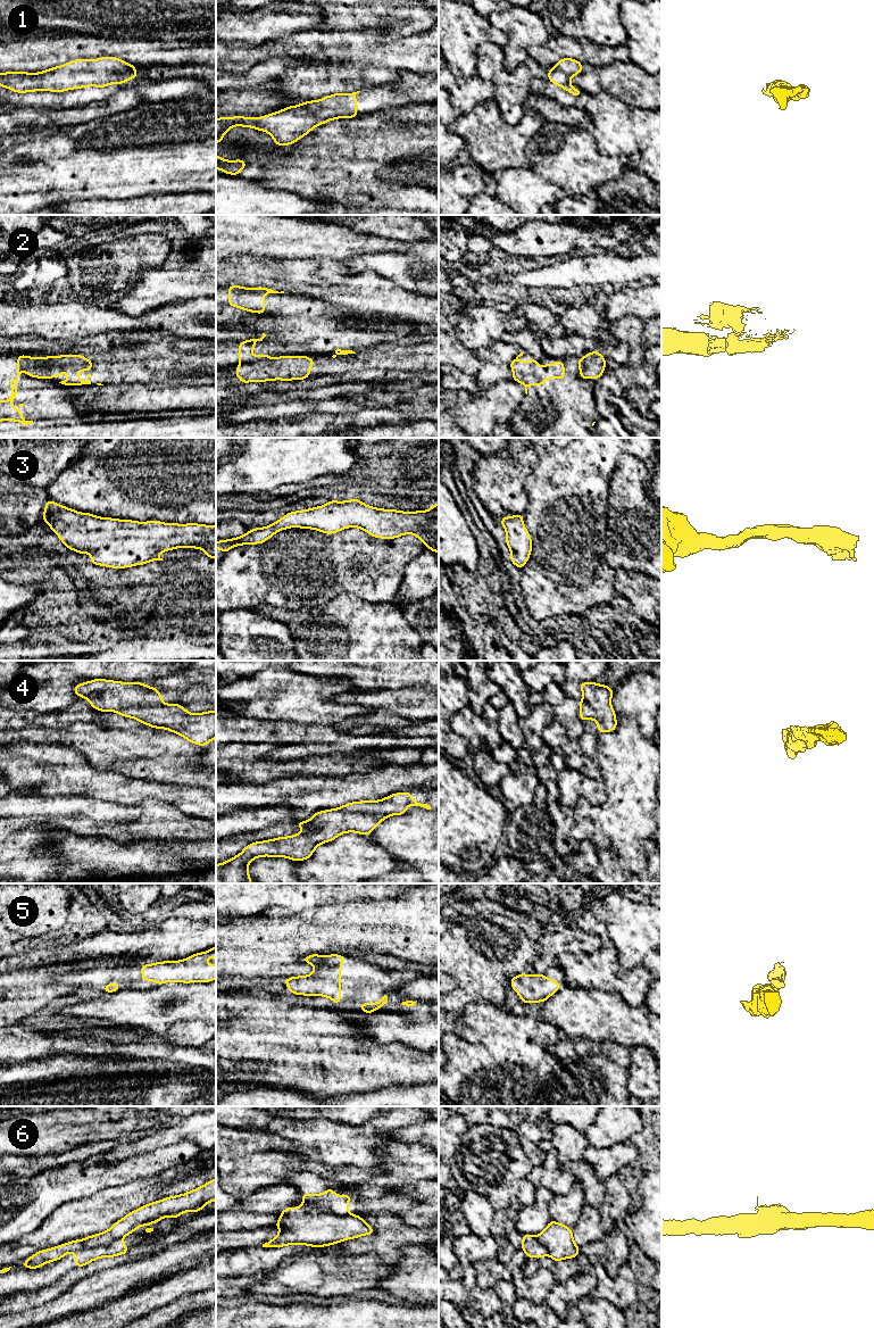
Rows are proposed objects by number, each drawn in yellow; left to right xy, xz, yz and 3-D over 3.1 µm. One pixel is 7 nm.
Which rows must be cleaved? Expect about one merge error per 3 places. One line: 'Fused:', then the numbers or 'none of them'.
Fused: 2

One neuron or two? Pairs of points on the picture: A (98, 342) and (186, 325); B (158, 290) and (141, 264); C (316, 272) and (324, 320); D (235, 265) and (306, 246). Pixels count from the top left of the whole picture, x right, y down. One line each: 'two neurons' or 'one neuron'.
A: two neurons
B: two neurons
C: two neurons
D: two neurons

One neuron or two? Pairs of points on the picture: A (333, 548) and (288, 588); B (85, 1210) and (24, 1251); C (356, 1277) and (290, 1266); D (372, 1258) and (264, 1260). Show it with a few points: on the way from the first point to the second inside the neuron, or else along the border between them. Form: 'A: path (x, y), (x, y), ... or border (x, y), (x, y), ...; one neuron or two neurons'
A: path (333, 564), (311, 587), (304, 587); one neuron
B: path (71, 1221), (39, 1242); one neuron
C: path (340, 1277), (306, 1275); one neuron
D: border (296, 1255), (284, 1258), (273, 1269), (267, 1271); two neurons

